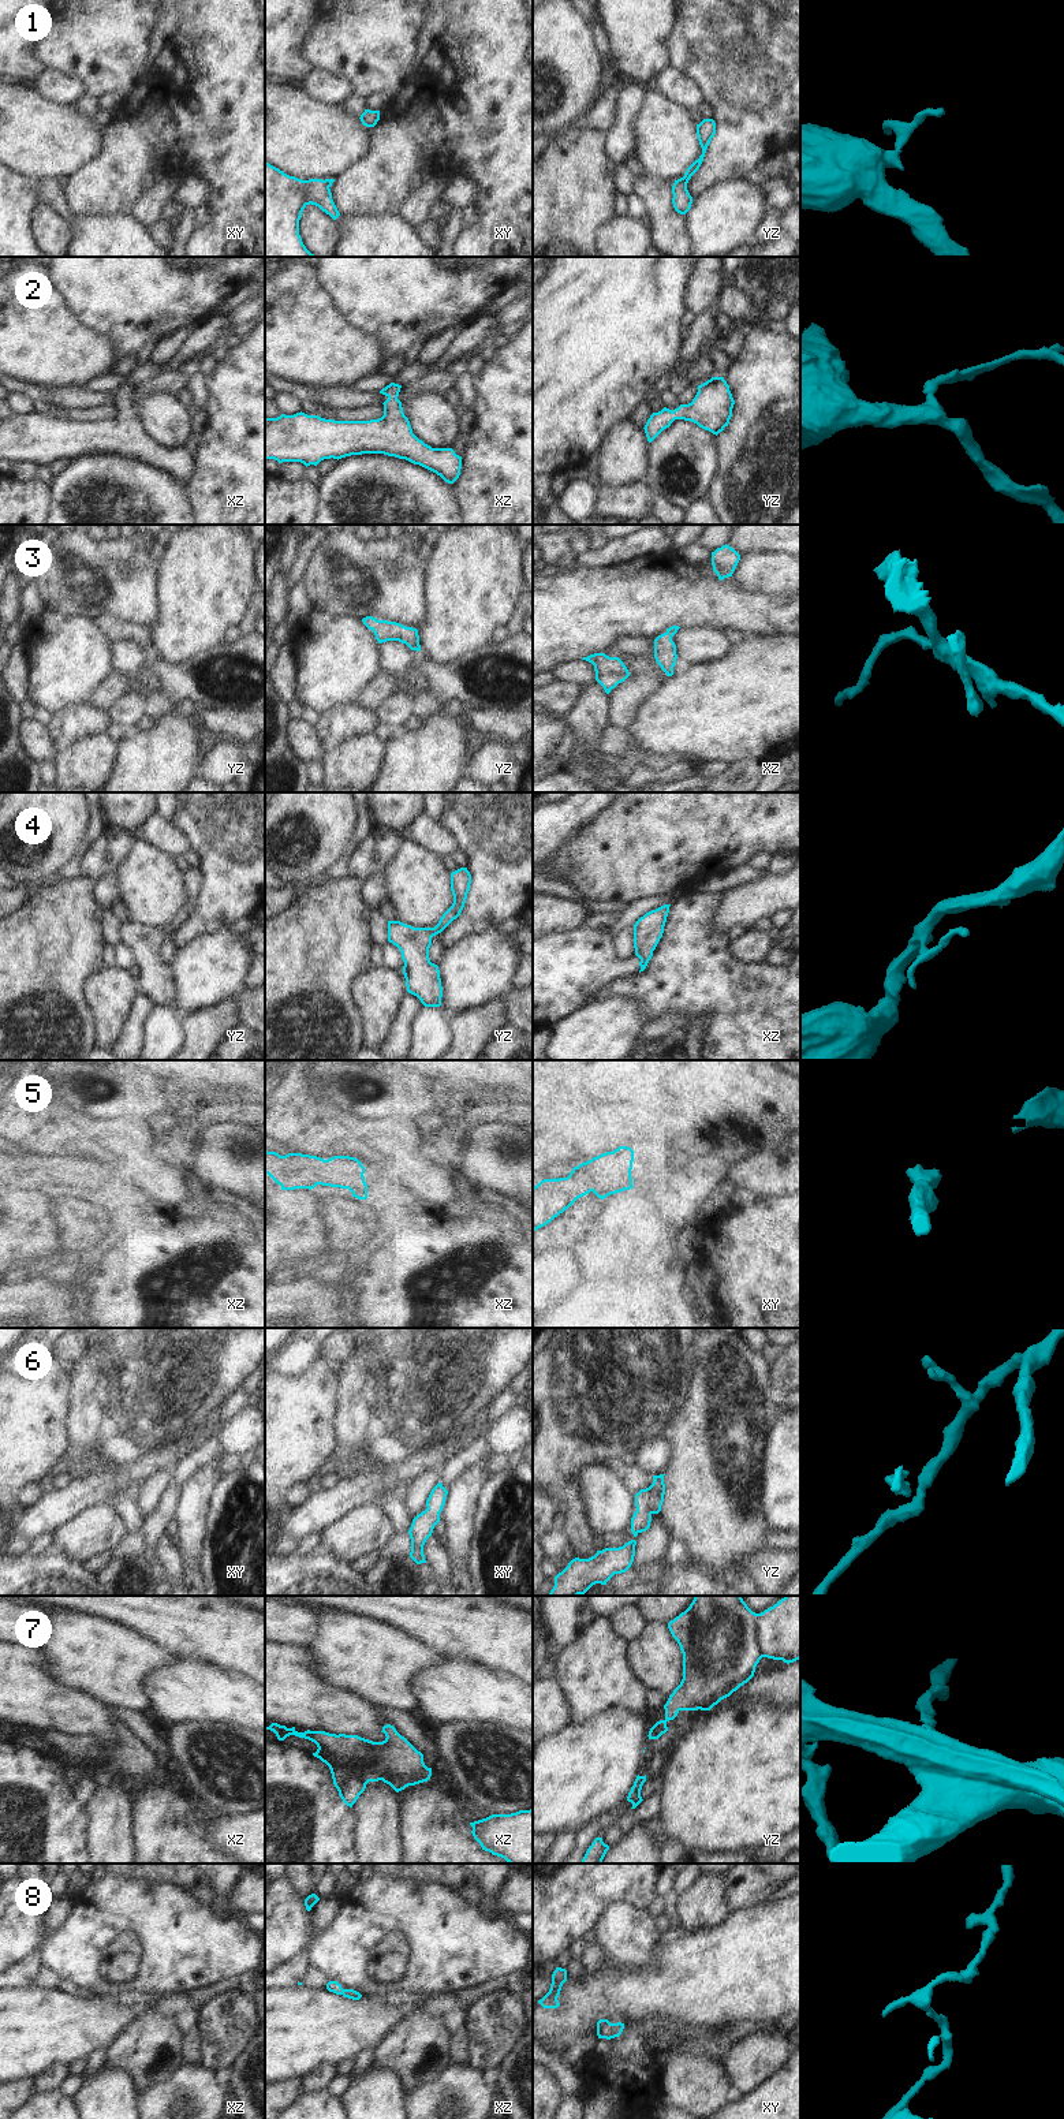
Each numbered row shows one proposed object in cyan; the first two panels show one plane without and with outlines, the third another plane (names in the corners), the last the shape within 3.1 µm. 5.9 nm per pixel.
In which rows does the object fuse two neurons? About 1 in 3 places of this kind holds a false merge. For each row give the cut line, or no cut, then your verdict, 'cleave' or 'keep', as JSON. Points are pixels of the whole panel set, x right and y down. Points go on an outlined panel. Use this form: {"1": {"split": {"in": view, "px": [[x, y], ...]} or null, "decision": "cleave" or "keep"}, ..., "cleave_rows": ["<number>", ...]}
{"1": {"split": {"in": "yz", "px": [[675, 181], [686, 183]]}, "decision": "cleave"}, "2": {"split": null, "decision": "keep"}, "3": {"split": null, "decision": "keep"}, "4": {"split": null, "decision": "keep"}, "5": {"split": null, "decision": "keep"}, "6": {"split": null, "decision": "keep"}, "7": {"split": null, "decision": "keep"}, "8": {"split": null, "decision": "keep"}, "cleave_rows": ["1"]}

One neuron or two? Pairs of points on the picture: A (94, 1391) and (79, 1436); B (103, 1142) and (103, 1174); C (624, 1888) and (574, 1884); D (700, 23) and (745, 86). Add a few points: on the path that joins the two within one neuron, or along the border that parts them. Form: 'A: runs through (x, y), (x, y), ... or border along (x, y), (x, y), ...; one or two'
A: runs through (86, 1402), (84, 1425); one
B: border along (116, 1167), (100, 1167), (97, 1170); two
C: runs through (612, 1884), (586, 1884); one
D: runs through (715, 38), (719, 43), (719, 48), (742, 71); one

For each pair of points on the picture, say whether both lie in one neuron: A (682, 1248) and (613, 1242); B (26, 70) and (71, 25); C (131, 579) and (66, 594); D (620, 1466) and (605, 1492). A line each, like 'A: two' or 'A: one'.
A: one
B: two
C: one
D: two

